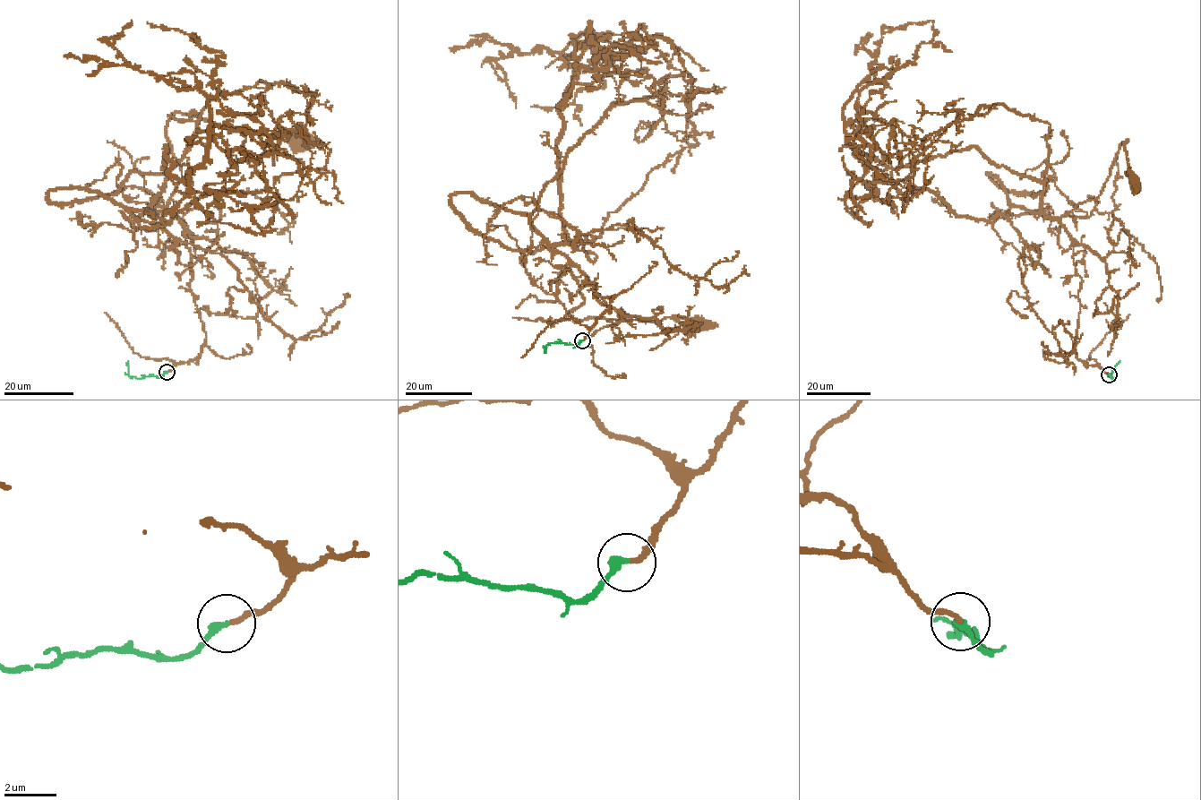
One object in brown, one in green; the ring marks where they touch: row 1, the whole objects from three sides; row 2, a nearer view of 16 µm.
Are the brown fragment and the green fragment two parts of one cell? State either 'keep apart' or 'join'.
join

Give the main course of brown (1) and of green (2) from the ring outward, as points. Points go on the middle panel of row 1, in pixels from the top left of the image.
1: (582, 340), (615, 296), (597, 295), (571, 265), (584, 300), (569, 313), (575, 322), (697, 323)
2: (582, 340), (578, 346), (549, 343), (546, 352)

